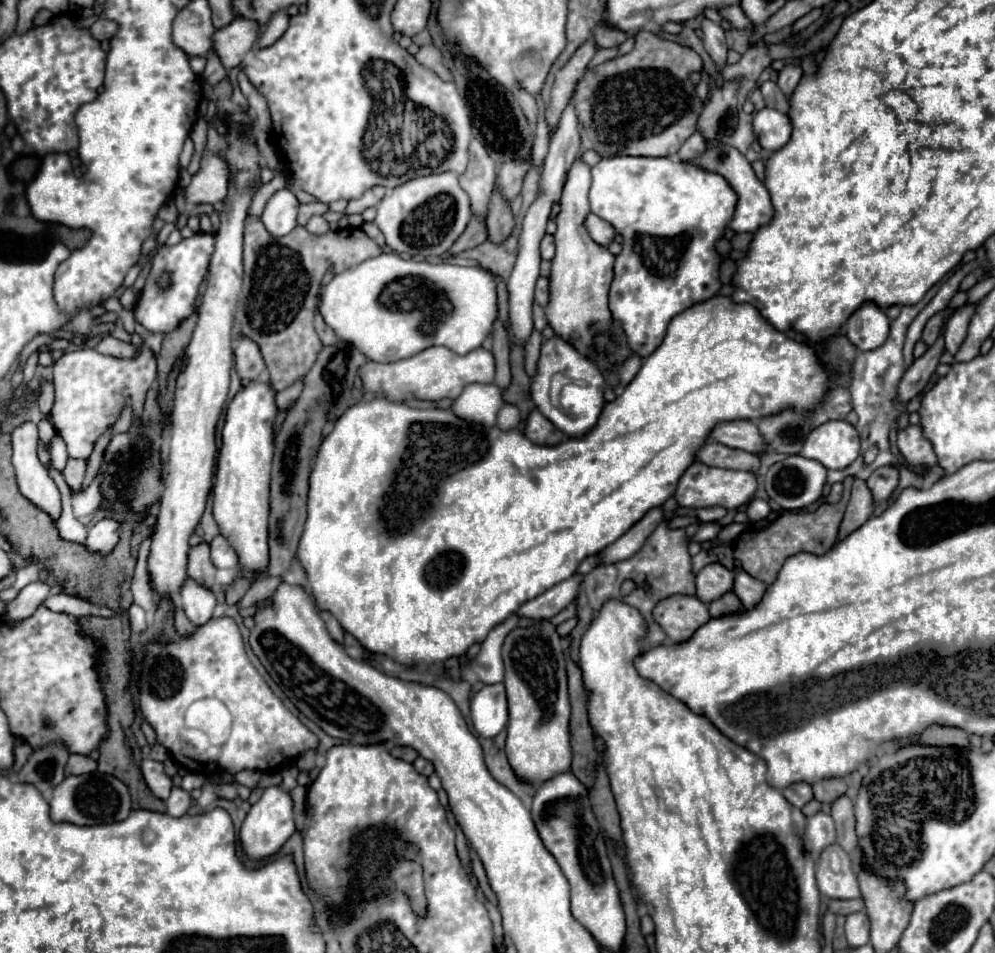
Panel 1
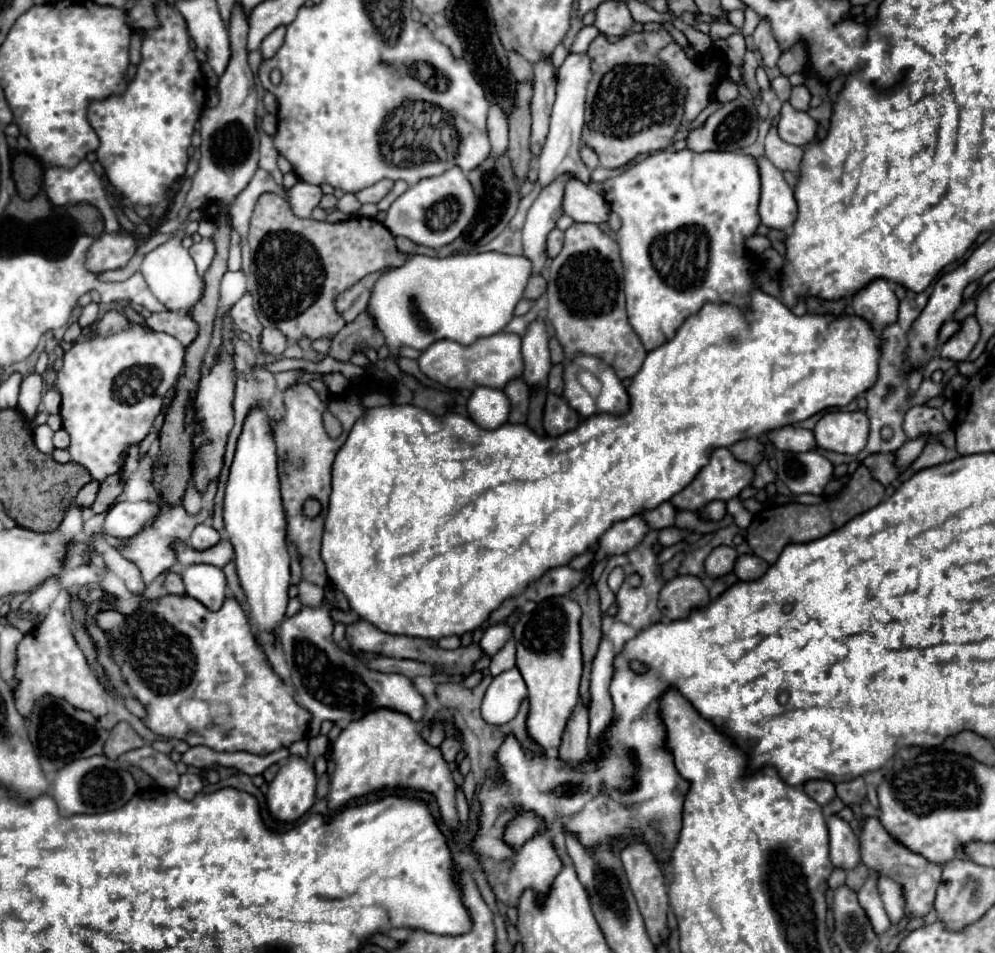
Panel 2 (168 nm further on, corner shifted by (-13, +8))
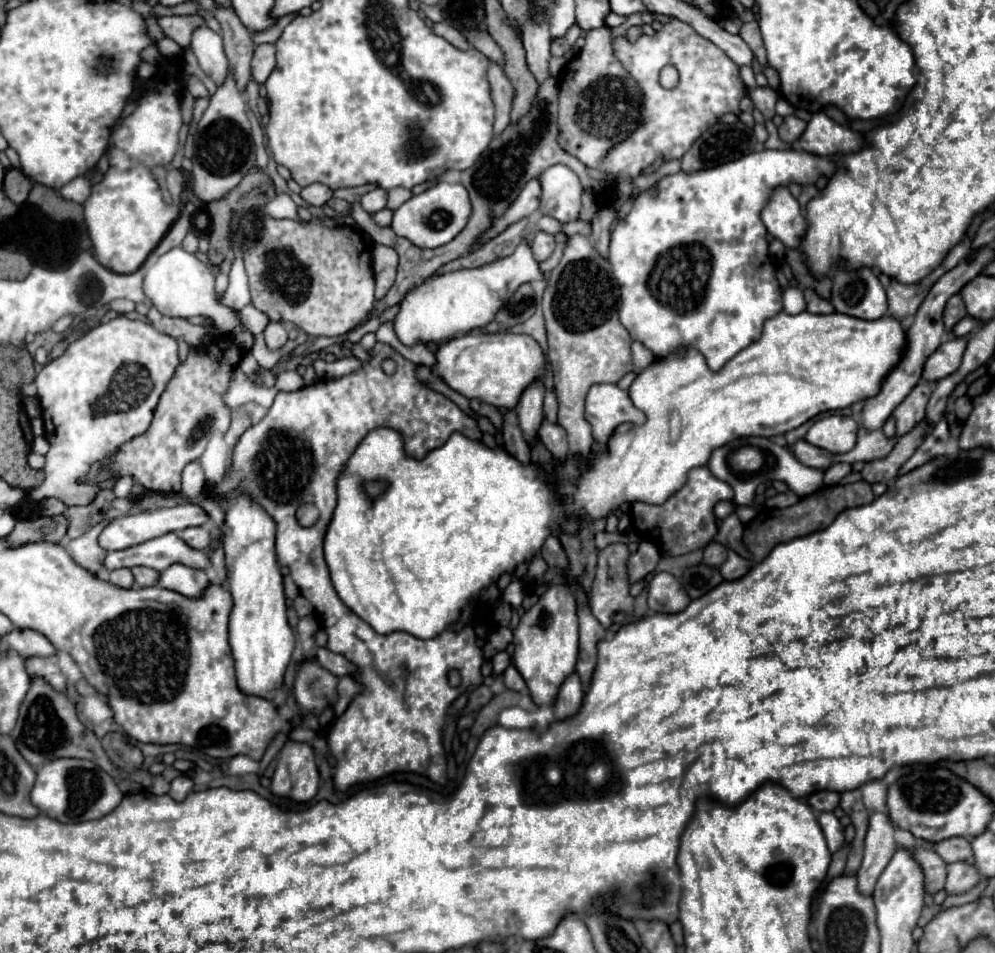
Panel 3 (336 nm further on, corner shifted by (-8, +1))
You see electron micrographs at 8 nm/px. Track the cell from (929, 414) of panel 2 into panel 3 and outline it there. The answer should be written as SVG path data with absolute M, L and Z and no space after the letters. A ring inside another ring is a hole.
M920 382L918 386L914 386L914 390L904 398L904 402L894 410L896 416L896 436L904 436L908 434L914 426L918 426L924 420L924 412L926 412L926 404L930 400L934 386L928 382Z

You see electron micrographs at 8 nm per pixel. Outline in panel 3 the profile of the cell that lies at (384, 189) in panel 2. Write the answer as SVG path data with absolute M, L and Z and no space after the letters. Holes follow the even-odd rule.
M374 188L360 198L360 204L368 214L376 214L378 210L386 208L386 200L388 200L388 192L384 188Z

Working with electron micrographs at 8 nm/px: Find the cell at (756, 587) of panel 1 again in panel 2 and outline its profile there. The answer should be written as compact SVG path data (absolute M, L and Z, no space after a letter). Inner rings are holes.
M739 555L735 561L733 573L741 581L753 581L753 579L759 579L767 571L767 567L769 565L763 559L759 559L757 555Z

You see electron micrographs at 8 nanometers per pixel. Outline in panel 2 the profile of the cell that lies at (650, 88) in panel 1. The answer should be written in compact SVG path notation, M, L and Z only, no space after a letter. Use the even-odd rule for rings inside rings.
M665 31L627 33L611 43L599 33L589 45L591 81L587 85L585 105L585 135L583 143L597 155L601 167L615 169L639 155L647 155L669 147L677 127L683 121L685 91L675 83L667 65L657 59L657 51L671 43L673 37Z

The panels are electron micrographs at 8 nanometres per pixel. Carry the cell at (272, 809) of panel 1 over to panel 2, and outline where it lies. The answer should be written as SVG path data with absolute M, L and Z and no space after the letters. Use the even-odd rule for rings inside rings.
M289 755L289 761L281 765L279 773L275 775L267 791L267 807L271 815L281 821L297 821L315 803L315 785L317 785L317 777L315 777L313 765L307 763L307 759L303 757Z

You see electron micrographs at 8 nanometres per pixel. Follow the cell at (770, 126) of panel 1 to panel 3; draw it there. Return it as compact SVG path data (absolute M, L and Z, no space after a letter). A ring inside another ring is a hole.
M816 112L802 136L796 140L796 146L800 150L818 156L832 156L836 152L856 152L862 148L862 144L862 134L836 124L824 112Z

